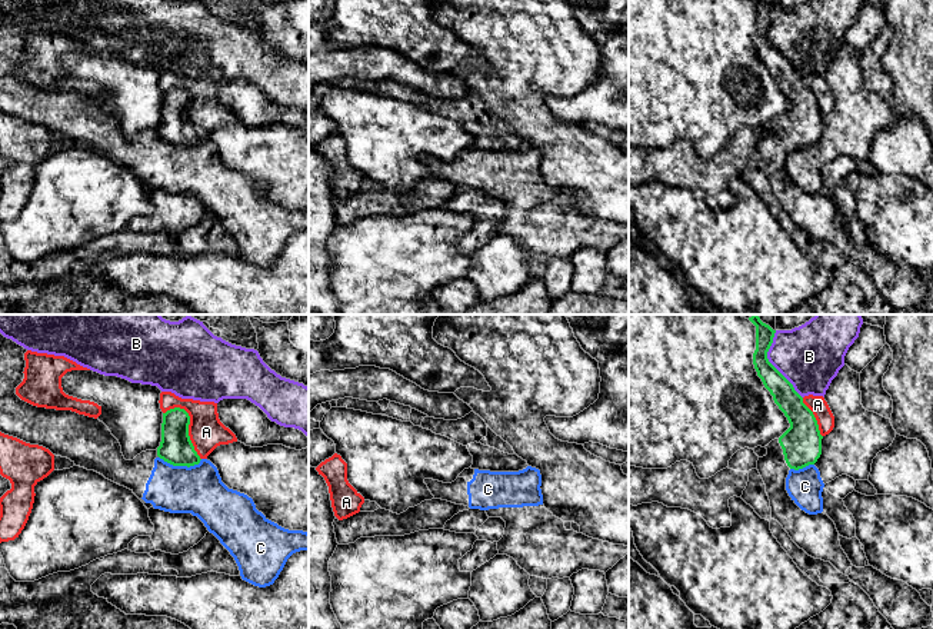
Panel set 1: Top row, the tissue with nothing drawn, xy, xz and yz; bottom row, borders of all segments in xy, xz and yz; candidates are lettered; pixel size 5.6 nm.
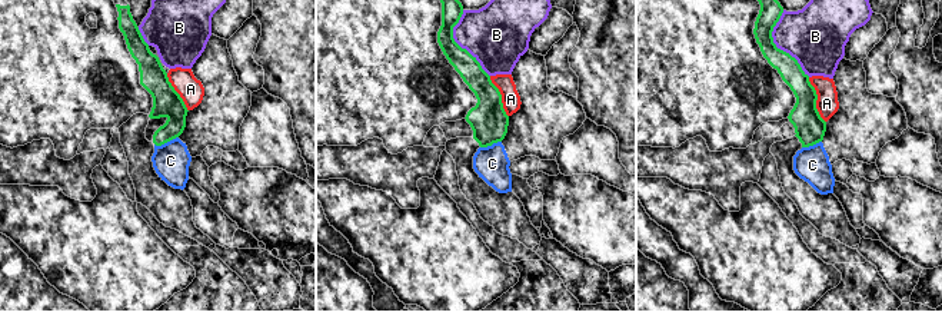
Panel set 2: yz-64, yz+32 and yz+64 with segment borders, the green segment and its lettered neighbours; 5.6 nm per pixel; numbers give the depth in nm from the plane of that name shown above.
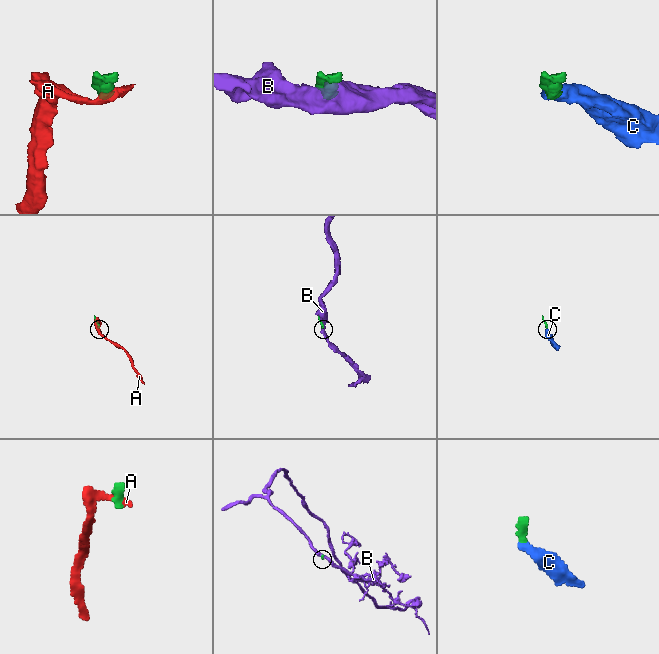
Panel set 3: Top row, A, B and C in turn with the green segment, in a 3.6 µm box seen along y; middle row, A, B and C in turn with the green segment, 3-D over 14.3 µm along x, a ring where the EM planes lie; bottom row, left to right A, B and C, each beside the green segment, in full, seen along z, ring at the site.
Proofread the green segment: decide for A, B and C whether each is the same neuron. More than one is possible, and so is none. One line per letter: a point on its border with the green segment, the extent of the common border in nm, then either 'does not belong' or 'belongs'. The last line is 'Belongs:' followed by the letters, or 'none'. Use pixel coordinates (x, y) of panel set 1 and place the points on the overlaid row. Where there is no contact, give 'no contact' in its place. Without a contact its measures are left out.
A: xy (189, 423) | 340 nm | does not belong
B: yz (772, 365) | 420 nm | does not belong
C: xy (180, 465) | 240 nm | does not belong
Belongs: none

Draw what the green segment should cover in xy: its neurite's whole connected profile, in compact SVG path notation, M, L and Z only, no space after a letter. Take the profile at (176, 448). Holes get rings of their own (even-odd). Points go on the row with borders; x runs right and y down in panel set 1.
M174 407L163 413L161 442L157 456L173 466L194 466L200 456L189 436L190 416L184 409Z

